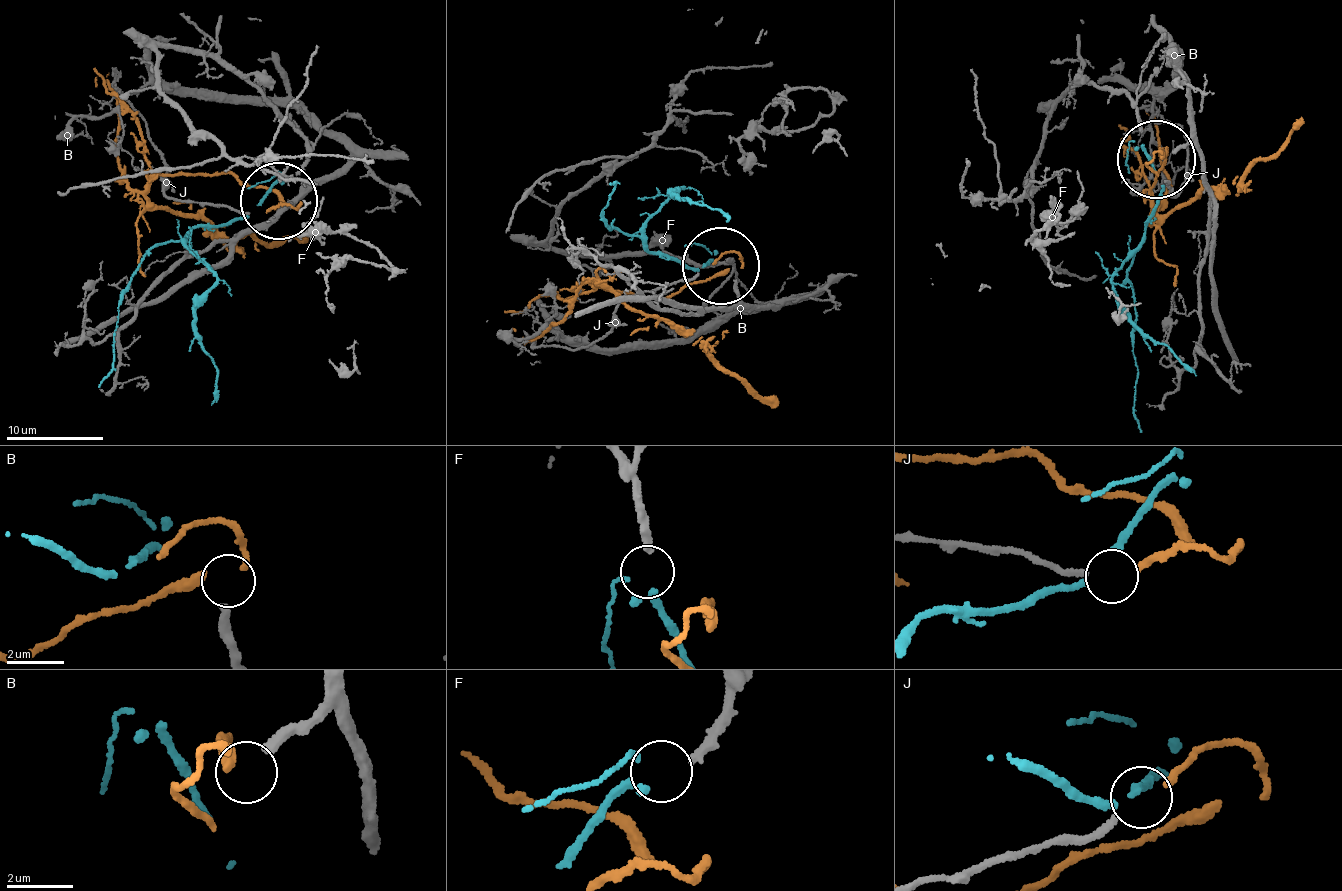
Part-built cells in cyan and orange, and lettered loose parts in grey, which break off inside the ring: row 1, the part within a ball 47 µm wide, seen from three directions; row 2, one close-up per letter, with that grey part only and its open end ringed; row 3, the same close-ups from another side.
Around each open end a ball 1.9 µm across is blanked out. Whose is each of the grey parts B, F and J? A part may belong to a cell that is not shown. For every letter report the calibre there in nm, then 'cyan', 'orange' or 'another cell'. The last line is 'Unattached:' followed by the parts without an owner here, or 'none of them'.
B: 320 nm thick; another cell
F: 280 nm thick; cyan
J: 190 nm thick; orange
Unattached: B

